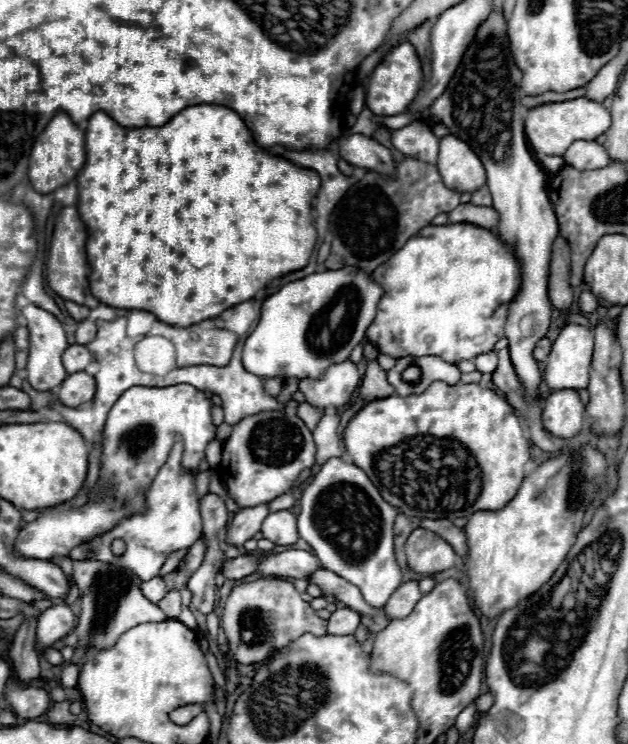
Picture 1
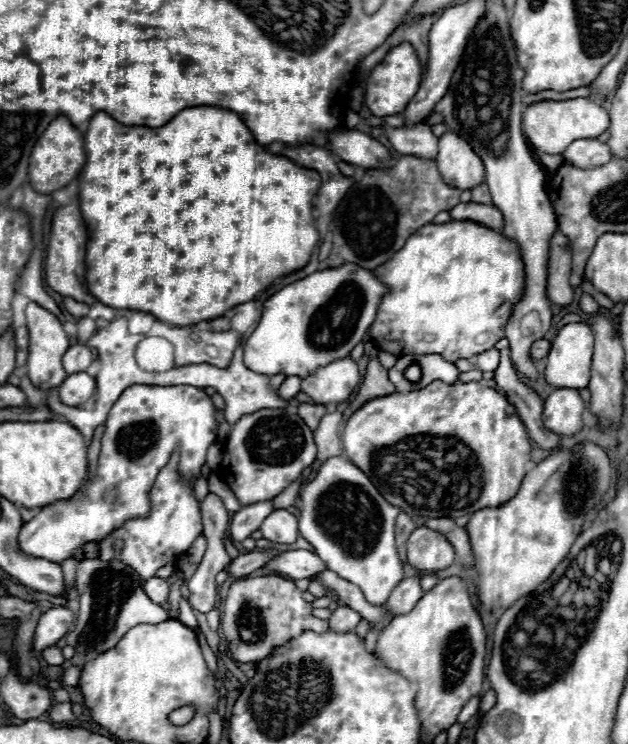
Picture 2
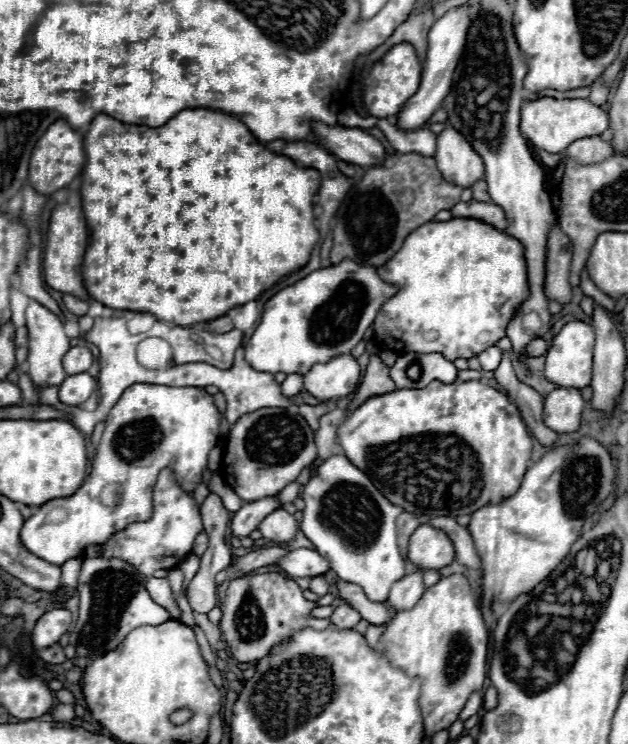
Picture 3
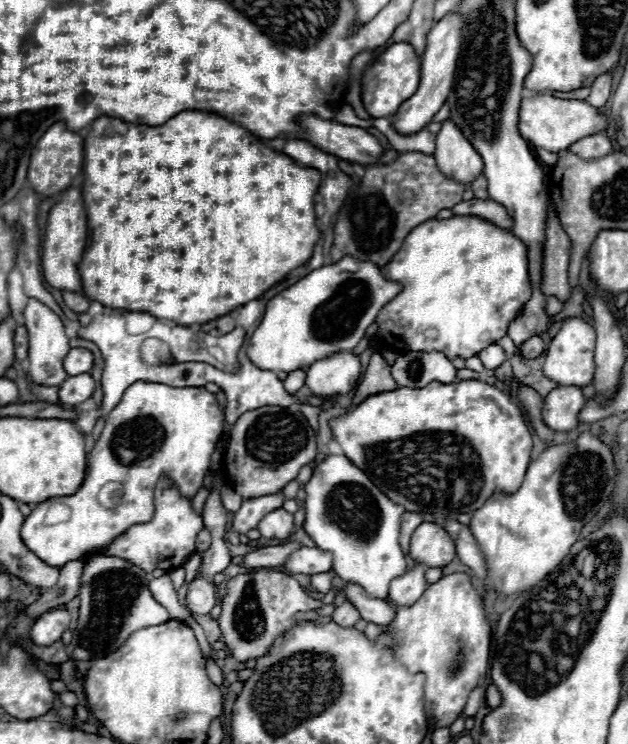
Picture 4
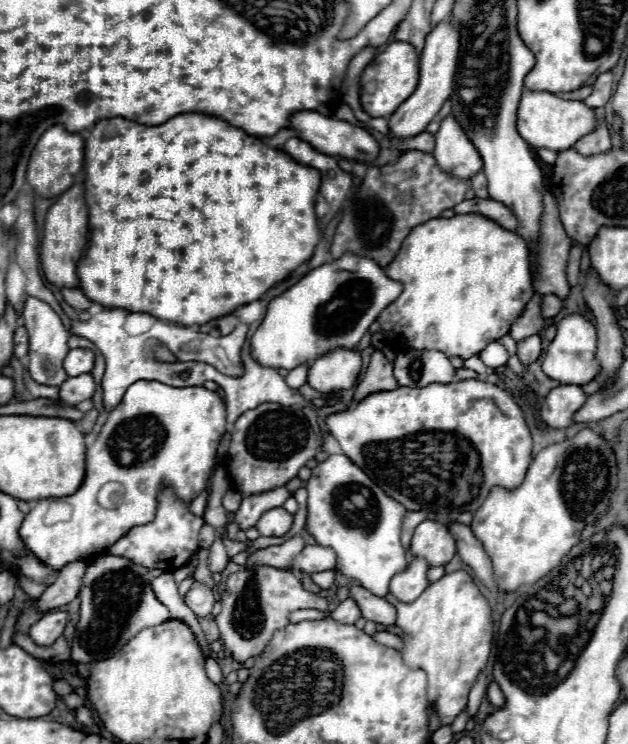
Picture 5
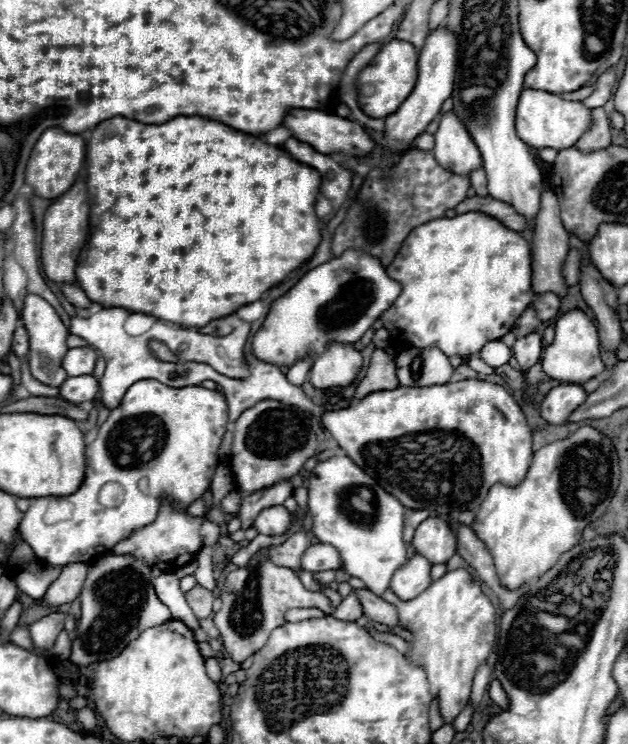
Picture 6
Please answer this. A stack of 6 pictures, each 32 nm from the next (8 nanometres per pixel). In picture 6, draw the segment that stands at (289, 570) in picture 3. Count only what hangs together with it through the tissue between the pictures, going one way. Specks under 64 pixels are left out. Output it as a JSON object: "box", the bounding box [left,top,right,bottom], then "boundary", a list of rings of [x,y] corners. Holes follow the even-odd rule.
{"box":[302,544,342,572],"boundary":[[[312,544],[302,556],[302,570],[322,572],[338,570],[342,566],[340,552],[332,544]]]}

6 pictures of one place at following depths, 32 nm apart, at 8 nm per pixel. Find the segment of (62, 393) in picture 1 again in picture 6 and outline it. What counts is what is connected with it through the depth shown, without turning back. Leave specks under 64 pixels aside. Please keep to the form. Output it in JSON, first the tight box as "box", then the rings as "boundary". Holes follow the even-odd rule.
{"box":[60,374,98,404],"boundary":[[[90,374],[72,376],[60,386],[60,396],[68,402],[74,402],[74,404],[94,400],[96,394],[98,394],[98,380]]]}

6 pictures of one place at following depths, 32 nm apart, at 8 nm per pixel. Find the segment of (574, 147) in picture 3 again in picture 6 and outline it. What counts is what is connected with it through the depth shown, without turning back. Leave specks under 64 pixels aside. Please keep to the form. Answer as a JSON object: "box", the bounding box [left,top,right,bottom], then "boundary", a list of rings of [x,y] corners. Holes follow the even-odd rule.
{"box":[576,108,612,150],"boundary":[[[594,108],[592,110],[592,122],[590,128],[580,136],[576,146],[580,150],[602,150],[612,144],[612,134],[610,134],[610,120],[604,112],[604,108]]]}

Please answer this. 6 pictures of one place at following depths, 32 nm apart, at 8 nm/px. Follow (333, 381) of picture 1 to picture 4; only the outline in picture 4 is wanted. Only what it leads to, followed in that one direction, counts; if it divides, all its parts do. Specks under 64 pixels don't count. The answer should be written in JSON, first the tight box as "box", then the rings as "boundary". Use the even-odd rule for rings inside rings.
{"box":[306,352,360,396],"boundary":[[[336,352],[314,362],[306,372],[306,386],[318,396],[350,392],[360,376],[360,358],[352,352]]]}

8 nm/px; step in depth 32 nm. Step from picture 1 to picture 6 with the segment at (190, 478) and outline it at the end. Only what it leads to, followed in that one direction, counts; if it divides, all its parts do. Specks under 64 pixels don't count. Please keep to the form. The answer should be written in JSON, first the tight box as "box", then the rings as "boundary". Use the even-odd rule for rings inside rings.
{"box":[110,502,202,572],"boundary":[[[166,502],[166,506],[162,506],[162,510],[158,512],[158,518],[154,524],[144,526],[142,530],[136,530],[130,538],[122,540],[110,552],[112,554],[134,554],[162,572],[174,572],[182,568],[184,564],[192,562],[196,554],[200,552],[202,548],[202,538],[198,534],[200,524],[202,524],[202,518],[192,518],[186,514],[186,510],[178,512],[170,502]]]}

